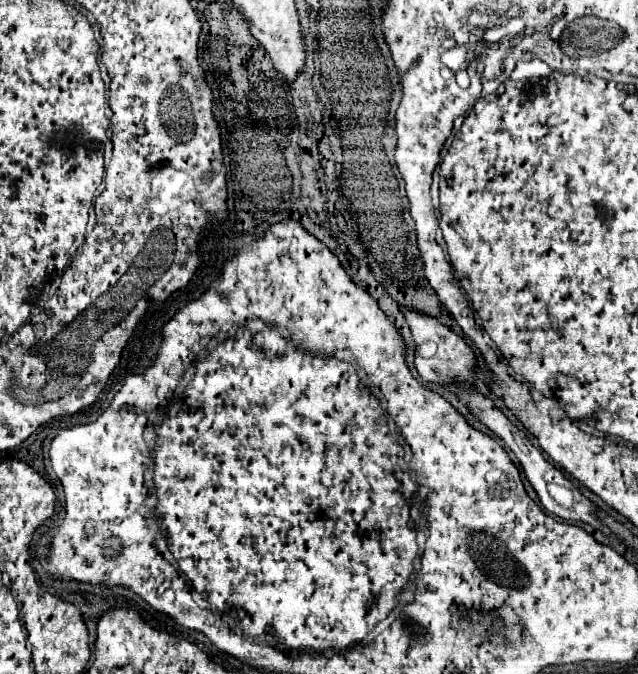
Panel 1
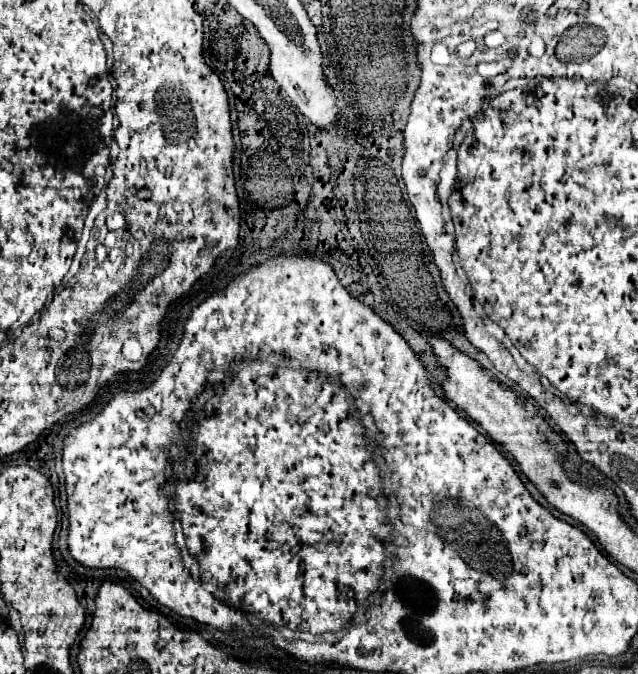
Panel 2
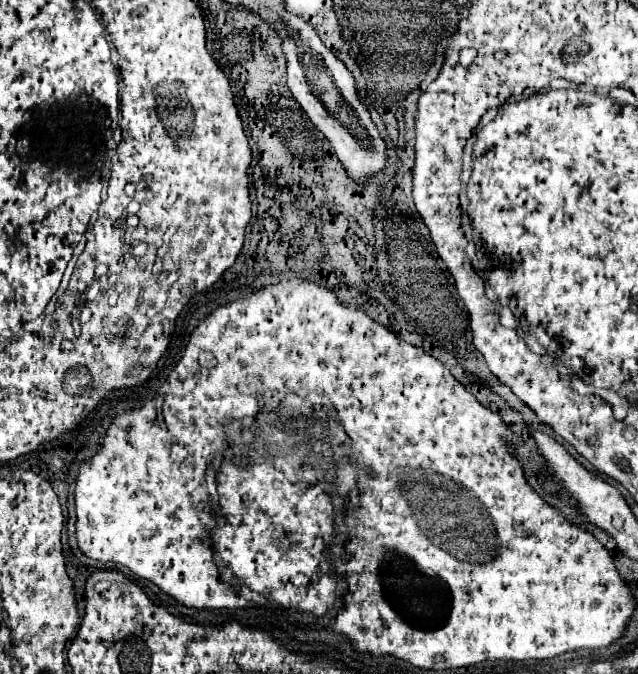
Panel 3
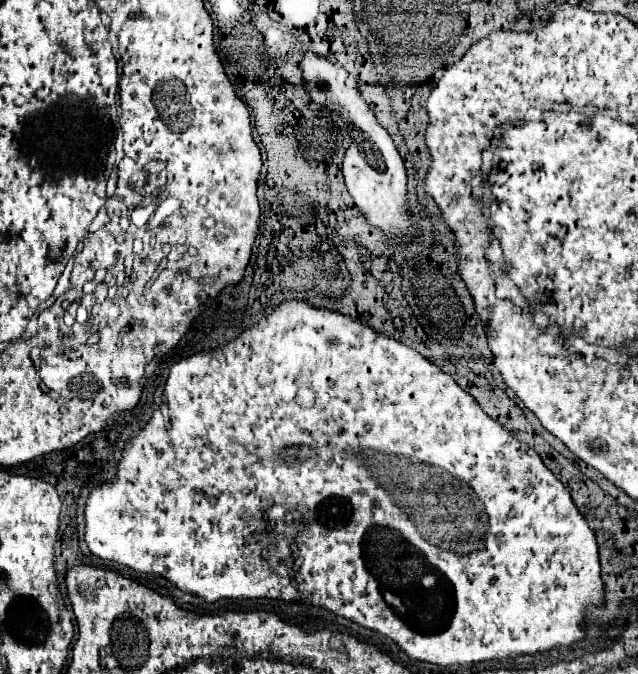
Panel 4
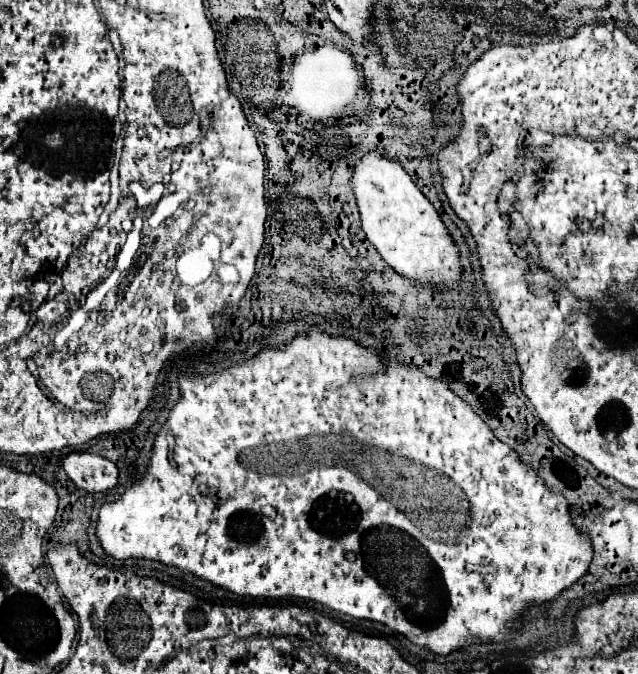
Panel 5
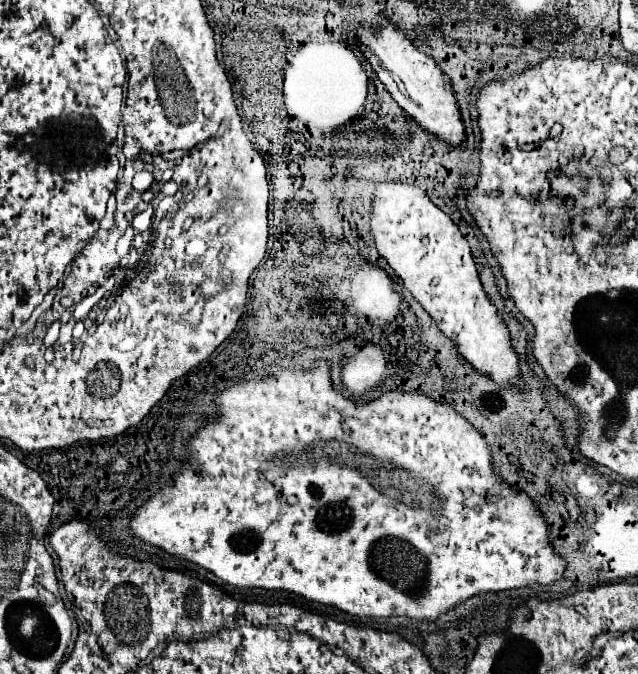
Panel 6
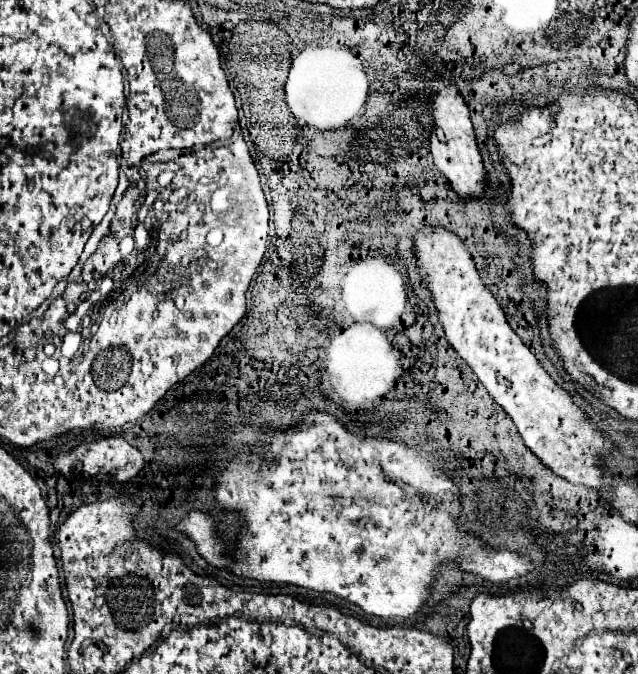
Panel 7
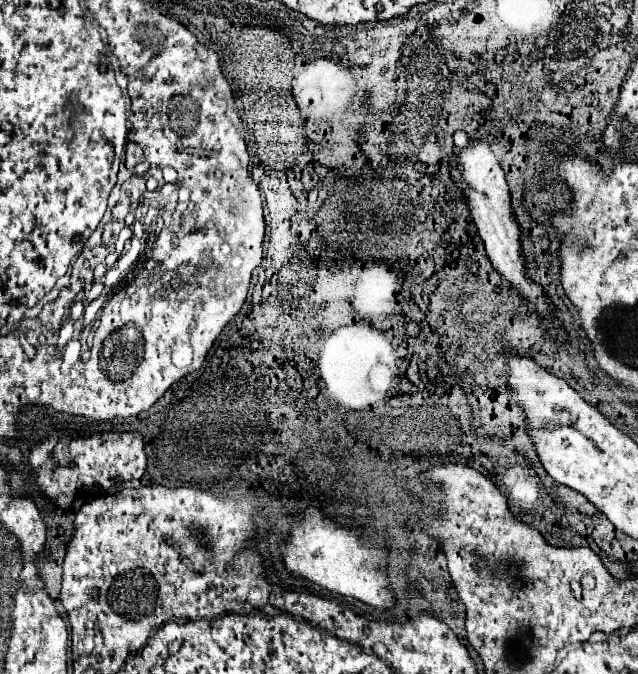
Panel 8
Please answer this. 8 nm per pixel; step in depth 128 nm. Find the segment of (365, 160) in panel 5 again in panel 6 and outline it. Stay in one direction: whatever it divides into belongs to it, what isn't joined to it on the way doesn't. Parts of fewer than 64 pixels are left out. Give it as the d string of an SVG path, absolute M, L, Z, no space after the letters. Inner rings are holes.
M382 182L376 184L372 192L372 218L370 218L370 236L380 256L388 262L388 266L396 272L402 284L410 290L410 294L424 306L424 310L436 320L438 328L458 346L460 354L480 372L490 374L490 378L500 386L512 386L520 382L518 376L518 356L510 346L510 334L498 316L496 308L488 300L482 290L470 246L466 238L460 234L458 226L446 216L420 186L398 184L398 182Z

